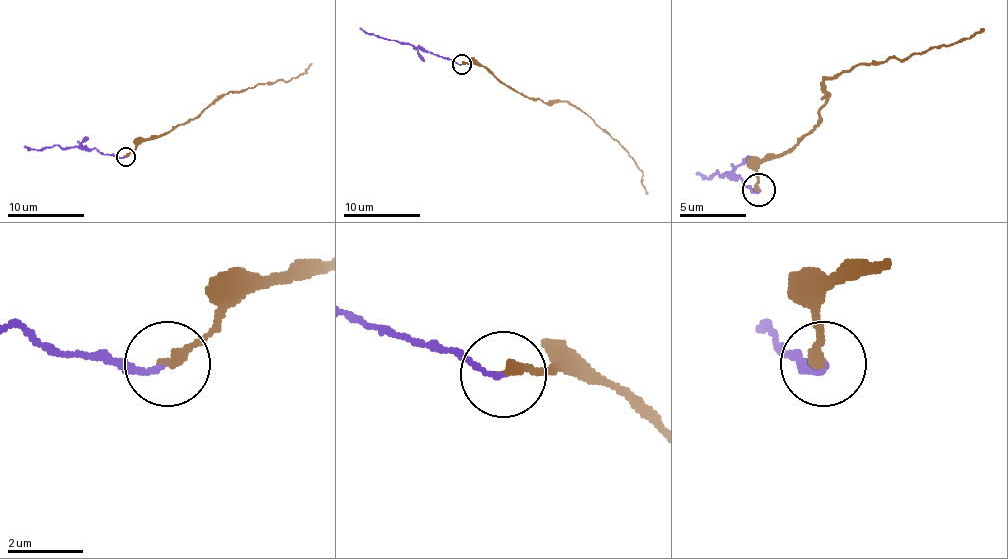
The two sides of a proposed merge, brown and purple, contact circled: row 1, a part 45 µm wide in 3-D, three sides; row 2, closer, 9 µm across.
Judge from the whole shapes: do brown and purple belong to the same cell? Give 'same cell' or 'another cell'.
same cell

